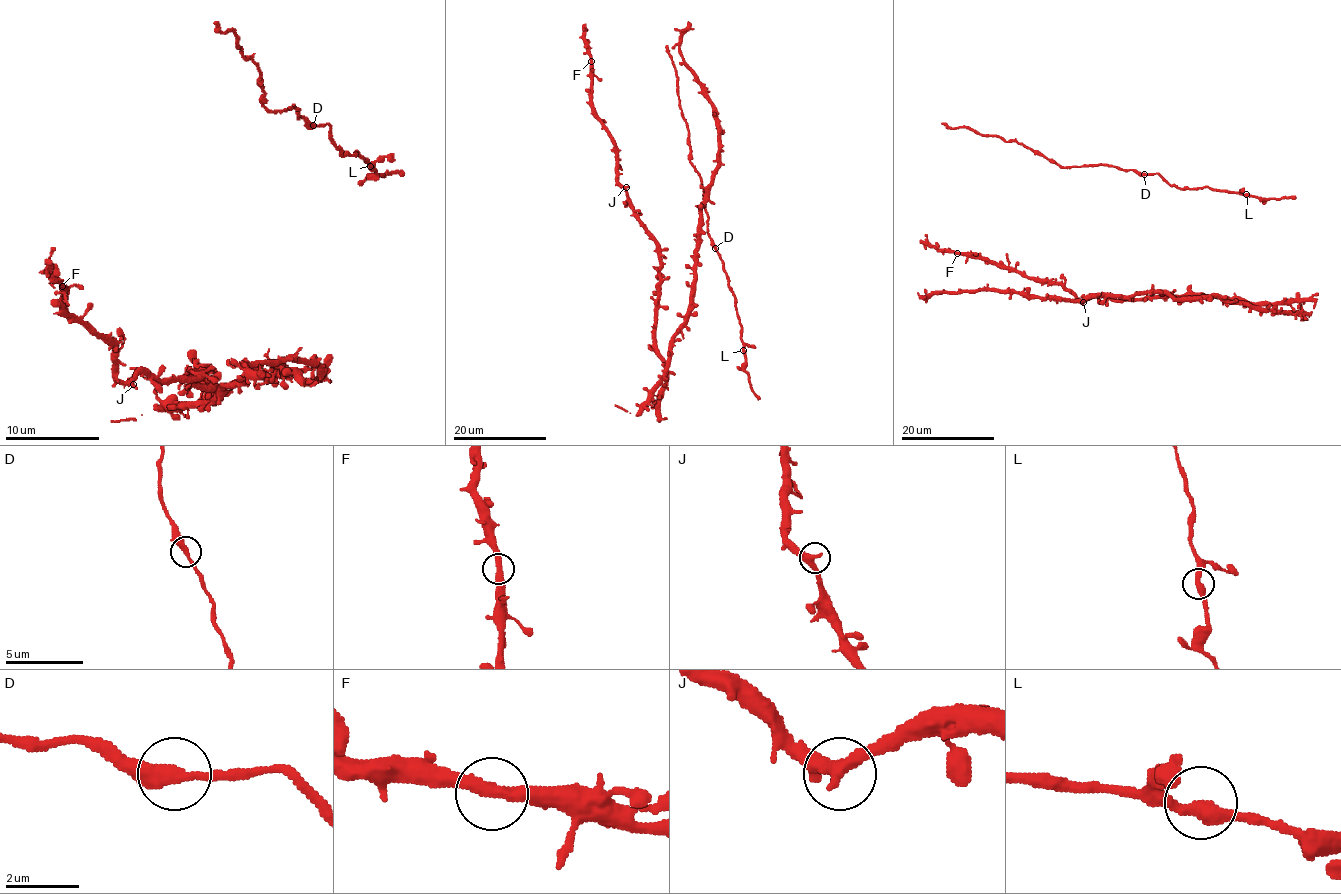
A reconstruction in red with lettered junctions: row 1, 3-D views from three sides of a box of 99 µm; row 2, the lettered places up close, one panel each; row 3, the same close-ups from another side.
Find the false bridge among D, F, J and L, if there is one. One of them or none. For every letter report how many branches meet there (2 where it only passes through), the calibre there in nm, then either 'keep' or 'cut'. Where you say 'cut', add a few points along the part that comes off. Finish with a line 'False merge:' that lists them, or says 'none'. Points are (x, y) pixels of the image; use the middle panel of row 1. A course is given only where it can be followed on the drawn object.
D: branches 2; calibre 360 nm; keep
F: branches 2; calibre 360 nm; keep
J: branches 2; calibre 380 nm; keep
L: branches 2; calibre 360 nm; keep
False merge: none

